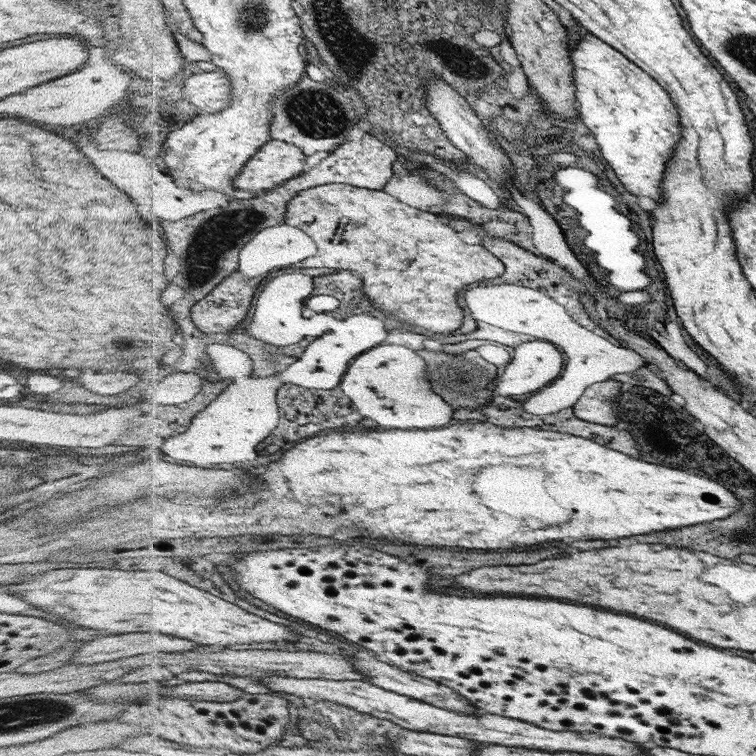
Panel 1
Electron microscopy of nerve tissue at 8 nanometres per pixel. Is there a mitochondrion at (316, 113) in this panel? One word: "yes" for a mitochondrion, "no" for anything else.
yes

